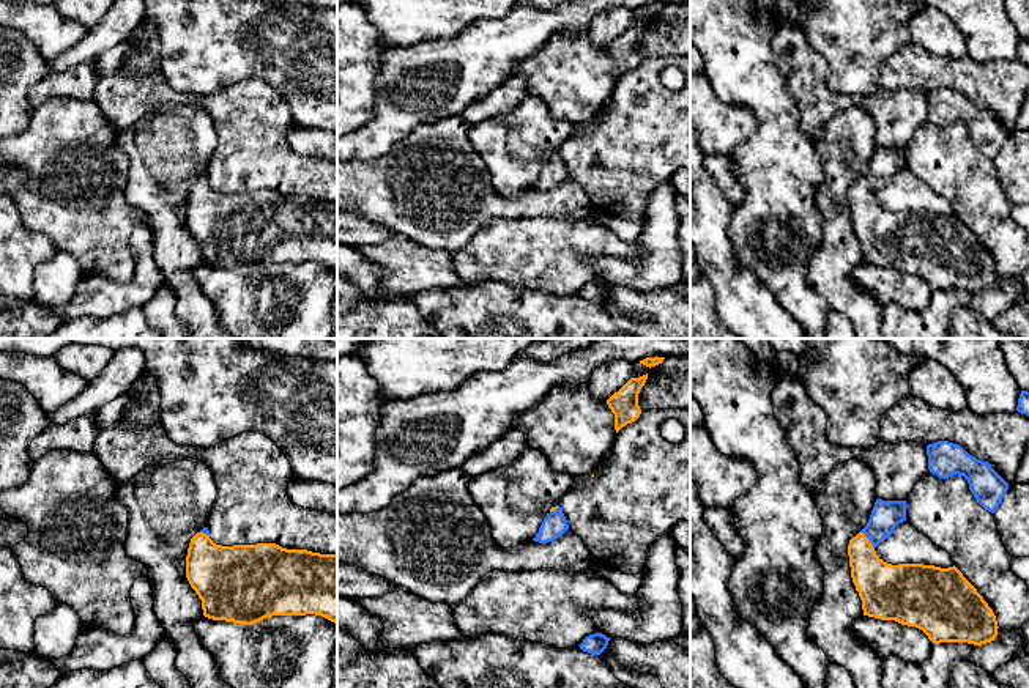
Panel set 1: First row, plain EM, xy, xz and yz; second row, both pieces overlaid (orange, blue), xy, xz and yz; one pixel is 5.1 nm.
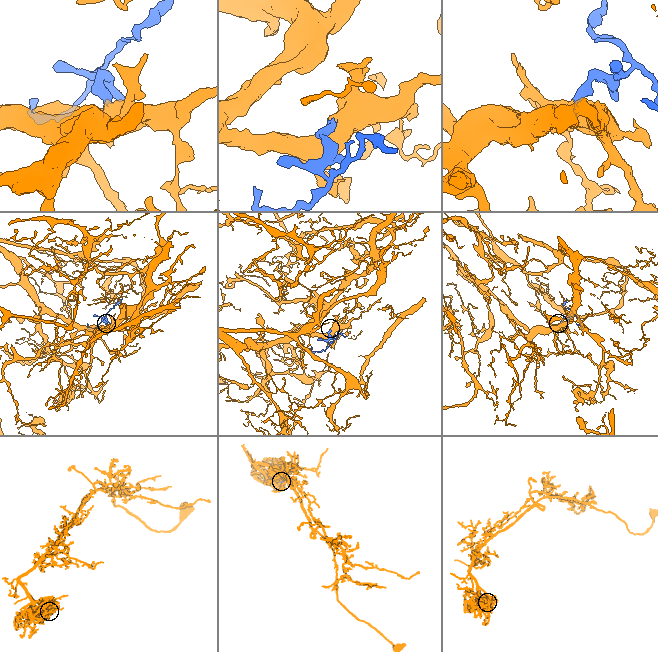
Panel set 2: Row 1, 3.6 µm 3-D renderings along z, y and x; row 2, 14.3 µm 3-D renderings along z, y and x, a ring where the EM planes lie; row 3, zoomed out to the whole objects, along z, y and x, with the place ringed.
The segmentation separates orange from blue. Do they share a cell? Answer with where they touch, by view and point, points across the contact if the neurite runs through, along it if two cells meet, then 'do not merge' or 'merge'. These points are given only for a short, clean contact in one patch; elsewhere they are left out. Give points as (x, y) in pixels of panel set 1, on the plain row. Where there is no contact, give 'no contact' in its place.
yz (869, 188) | across yz (881, 233), (869, 219), (869, 188), (886, 162) | merge

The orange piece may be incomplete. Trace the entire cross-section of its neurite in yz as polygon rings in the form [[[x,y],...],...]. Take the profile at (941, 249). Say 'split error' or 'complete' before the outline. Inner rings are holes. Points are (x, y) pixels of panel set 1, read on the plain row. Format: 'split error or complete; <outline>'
split error; [[[876,146],[867,173],[849,187],[851,225],[862,247],[864,263],[916,274],[933,291],[982,293],[994,288],[999,274],[993,257],[955,213],[949,216],[923,211],[892,213],[876,202],[875,195],[903,168],[906,168],[906,148]]]

